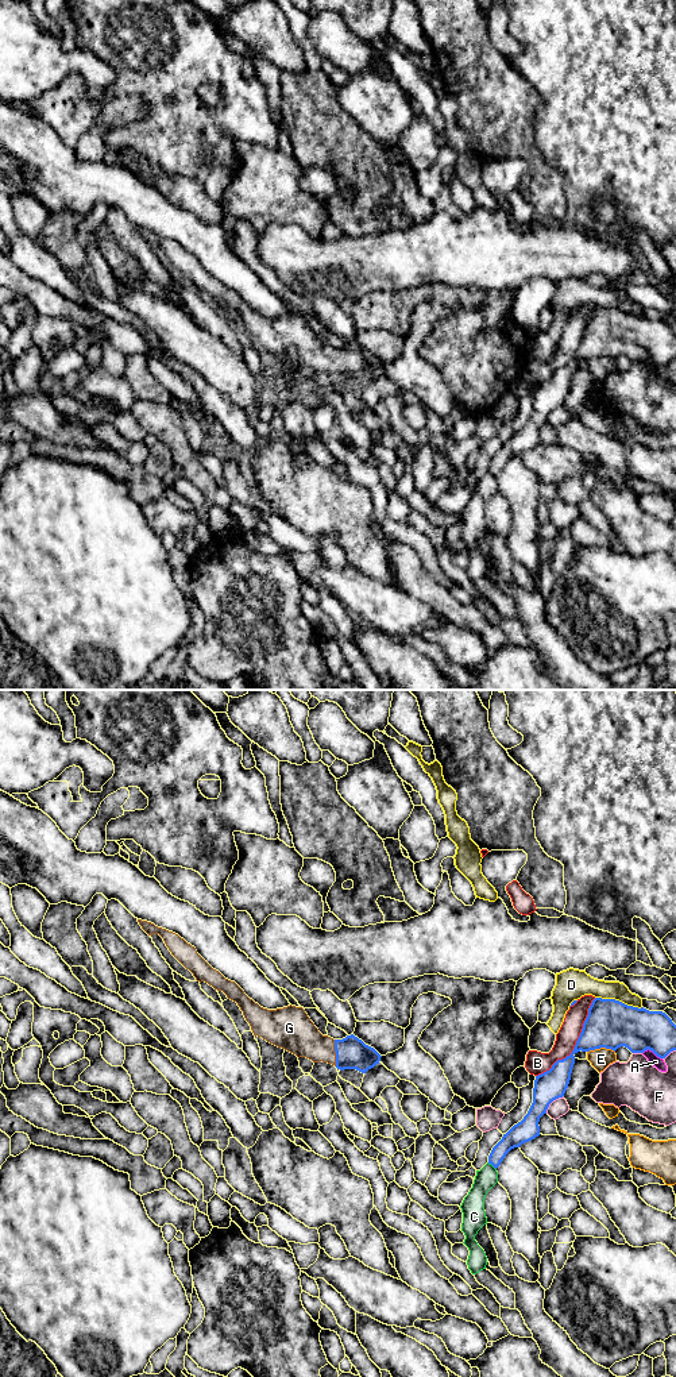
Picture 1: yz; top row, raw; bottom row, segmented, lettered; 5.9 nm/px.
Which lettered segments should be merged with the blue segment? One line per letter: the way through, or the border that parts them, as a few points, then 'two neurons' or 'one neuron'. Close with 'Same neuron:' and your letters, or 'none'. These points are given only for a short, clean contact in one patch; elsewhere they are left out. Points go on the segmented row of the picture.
A: two neurons
B: two neurons
C: along yz (487, 1163), (495, 1169) | two neurons
D: two neurons
E: two neurons
F: two neurons
G: across yz (351, 1053), (336, 1053), (317, 1048), (298, 1036) | one neuron
Same neuron: G

